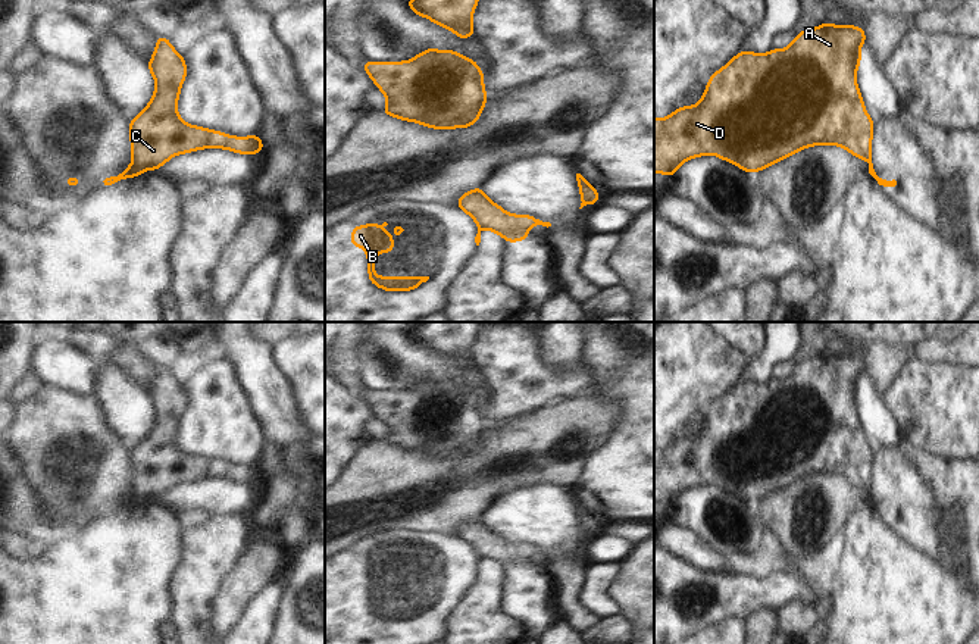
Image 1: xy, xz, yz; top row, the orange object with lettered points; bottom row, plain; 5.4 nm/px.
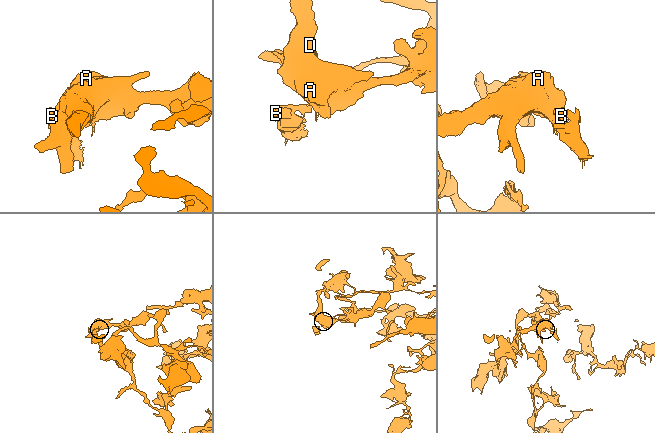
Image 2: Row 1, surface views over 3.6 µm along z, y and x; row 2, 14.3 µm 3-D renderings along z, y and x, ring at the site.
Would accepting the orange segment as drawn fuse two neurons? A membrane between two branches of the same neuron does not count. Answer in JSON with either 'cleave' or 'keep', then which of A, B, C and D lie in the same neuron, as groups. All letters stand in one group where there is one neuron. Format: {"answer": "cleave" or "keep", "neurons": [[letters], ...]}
{"answer": "cleave", "neurons": [["A", "C", "D"], ["B"]]}

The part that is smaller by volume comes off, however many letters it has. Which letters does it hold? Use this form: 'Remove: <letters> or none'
Remove: B

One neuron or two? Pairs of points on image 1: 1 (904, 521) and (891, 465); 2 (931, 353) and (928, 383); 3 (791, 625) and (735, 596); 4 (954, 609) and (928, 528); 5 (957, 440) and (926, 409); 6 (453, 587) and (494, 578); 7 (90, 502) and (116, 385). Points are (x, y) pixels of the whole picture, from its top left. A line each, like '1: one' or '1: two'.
1: one
2: two
3: two
4: two
5: one
6: two
7: two

